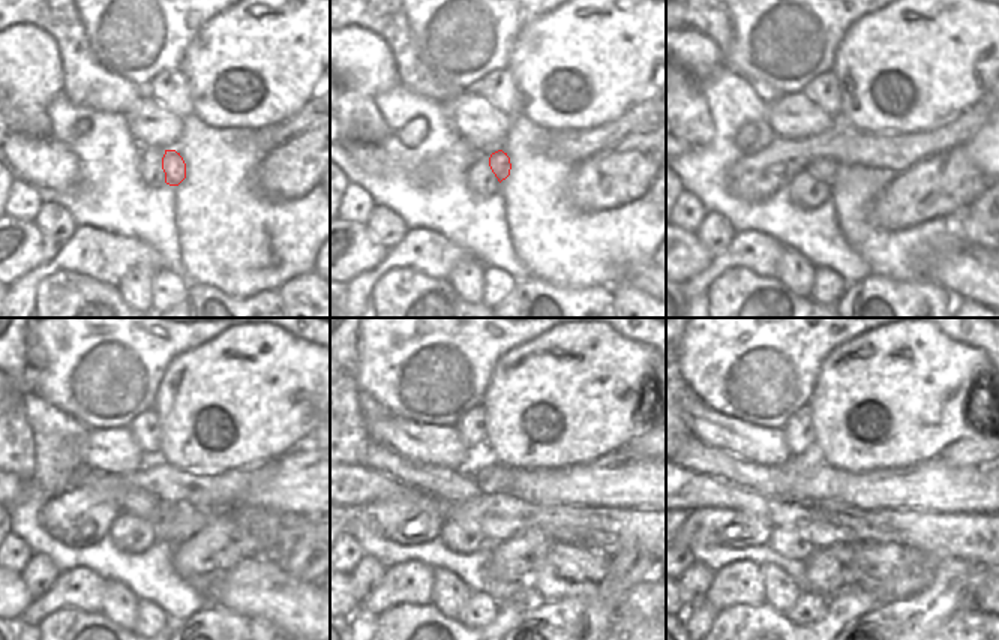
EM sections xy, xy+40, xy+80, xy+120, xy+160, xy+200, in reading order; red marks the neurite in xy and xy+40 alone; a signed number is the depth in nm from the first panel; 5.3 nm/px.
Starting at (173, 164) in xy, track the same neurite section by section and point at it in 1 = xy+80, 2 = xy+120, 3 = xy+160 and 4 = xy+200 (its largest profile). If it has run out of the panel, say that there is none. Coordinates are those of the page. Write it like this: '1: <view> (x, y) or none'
1: xy+80 (825, 170)
2: xy+120 (144, 504)
3: xy+160 (449, 486)
4: xy+200 (696, 456)

